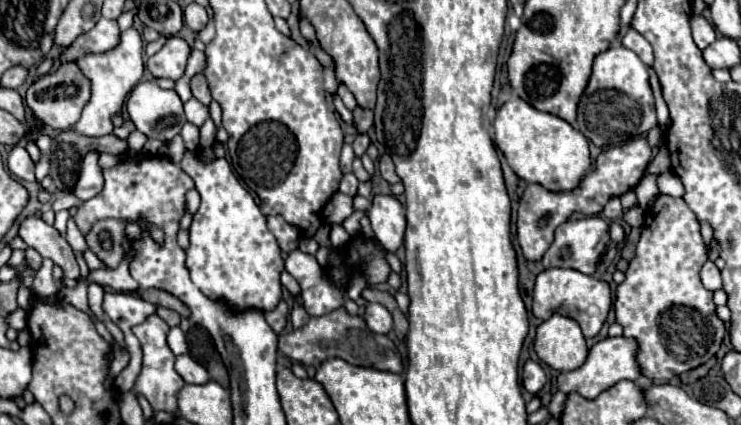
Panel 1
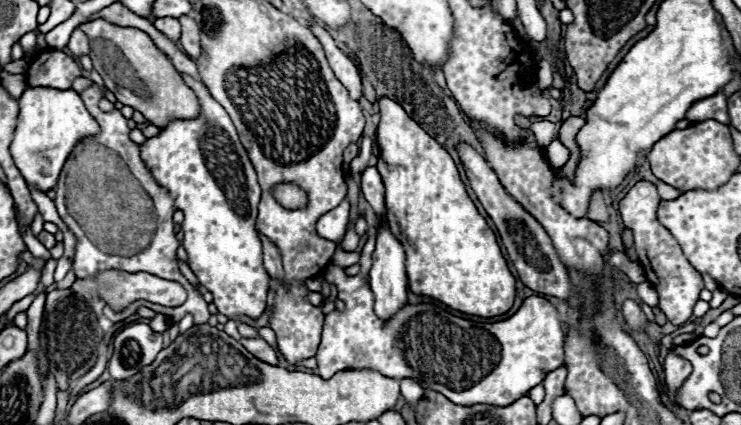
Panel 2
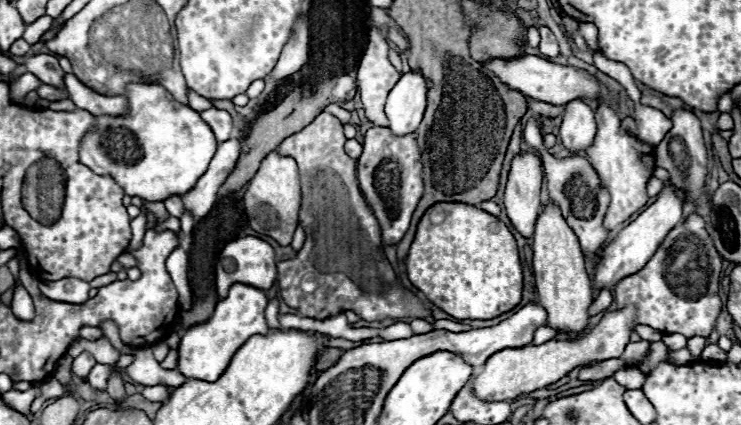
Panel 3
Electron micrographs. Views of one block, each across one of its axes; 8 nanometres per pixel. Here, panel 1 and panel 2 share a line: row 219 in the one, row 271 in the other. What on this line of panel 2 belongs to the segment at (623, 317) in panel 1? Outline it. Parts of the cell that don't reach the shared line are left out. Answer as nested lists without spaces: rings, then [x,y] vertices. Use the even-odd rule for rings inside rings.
[[[636,182],[630,192],[620,202],[620,214],[626,224],[634,232],[634,246],[638,252],[638,260],[646,272],[648,282],[656,288],[660,296],[660,310],[666,314],[666,318],[680,326],[692,316],[692,308],[700,296],[700,290],[704,288],[702,276],[694,270],[694,266],[684,258],[678,242],[670,232],[656,220],[656,208],[660,204],[660,196],[656,192],[656,186],[652,182]]]

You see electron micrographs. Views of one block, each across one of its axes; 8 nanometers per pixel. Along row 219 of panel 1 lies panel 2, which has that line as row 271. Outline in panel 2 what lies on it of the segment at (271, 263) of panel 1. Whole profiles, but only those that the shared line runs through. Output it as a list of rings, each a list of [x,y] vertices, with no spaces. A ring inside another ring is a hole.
[[[180,74],[184,84],[194,90],[200,102],[200,114],[188,120],[170,120],[160,134],[148,138],[140,144],[140,158],[150,170],[158,186],[162,186],[170,196],[174,196],[176,210],[184,212],[184,242],[182,246],[188,252],[190,268],[198,276],[200,284],[214,294],[214,304],[220,314],[236,316],[246,314],[250,318],[260,318],[266,308],[268,292],[268,274],[262,266],[262,242],[258,240],[254,222],[256,206],[260,202],[260,186],[256,182],[256,172],[248,160],[246,150],[242,148],[236,128],[228,118],[226,110],[210,96],[206,86],[194,80],[188,74]]]

